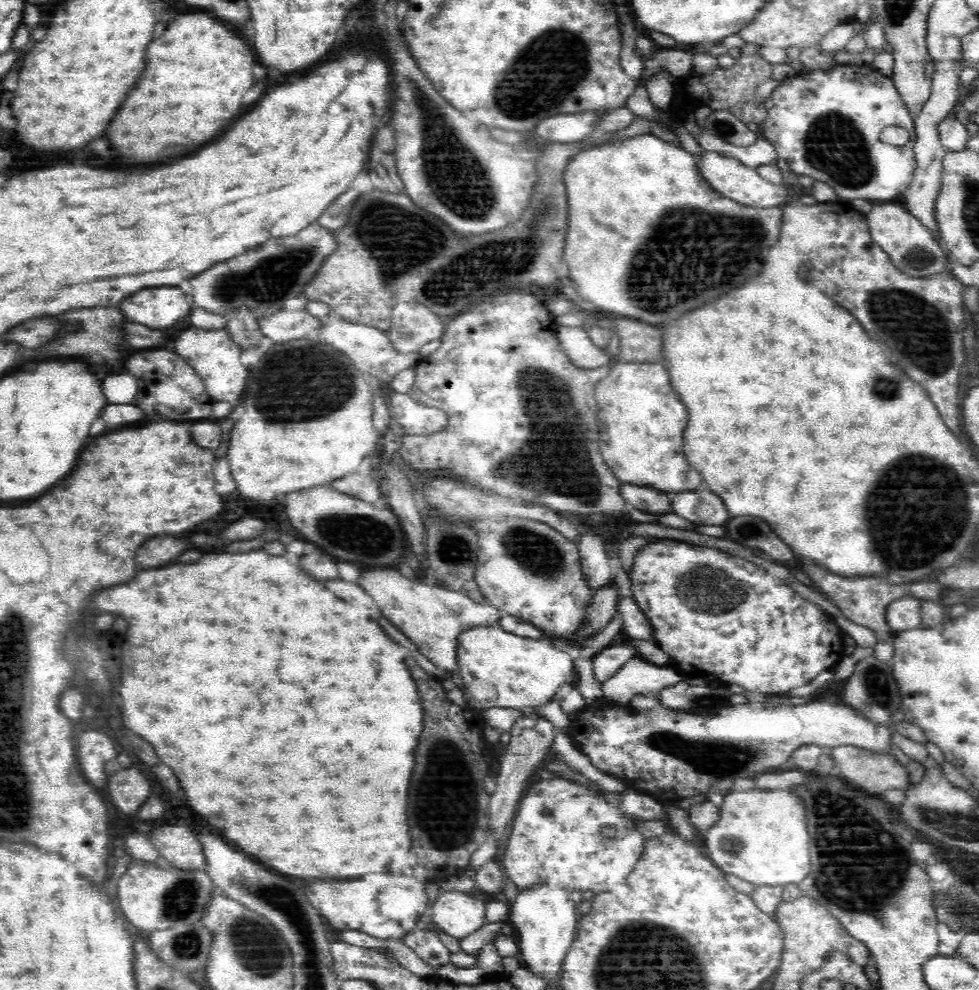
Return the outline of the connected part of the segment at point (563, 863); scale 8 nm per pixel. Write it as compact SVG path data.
M562 779L530 782L509 823L508 844L502 854L503 868L517 888L537 879L551 879L568 890L590 889L595 893L616 890L620 882L626 886L628 868L636 862L644 839L631 828L628 816L661 821L663 805L630 790L620 798L610 797L611 801L606 801Z

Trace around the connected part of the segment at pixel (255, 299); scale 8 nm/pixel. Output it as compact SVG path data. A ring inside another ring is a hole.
M314 221L296 234L268 238L236 255L236 258L216 262L212 268L193 276L190 280L191 302L218 314L230 314L238 304L247 304L256 310L266 304L284 303L287 298L298 297L305 292L307 284L315 280L315 274L323 268L324 261L342 245L334 230Z

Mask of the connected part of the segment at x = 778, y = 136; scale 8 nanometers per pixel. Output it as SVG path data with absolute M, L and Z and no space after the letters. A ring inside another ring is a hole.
M840 63L827 70L816 69L807 73L801 70L796 72L793 77L780 82L779 86L771 92L770 98L765 102L764 108L766 109L766 118L760 123L762 129L761 136L774 145L774 148L776 148L782 160L786 160L786 164L788 164L790 170L790 179L799 175L812 176L812 178L816 178L816 180L820 180L820 182L830 184L830 186L836 190L837 196L848 198L848 200L854 200L854 198L864 198L864 200L890 200L890 198L894 198L894 196L898 196L898 194L904 195L904 192L908 190L908 185L912 182L914 170L917 165L913 151L916 131L914 130L912 115L908 114L908 110L904 108L900 93L898 89L896 89L891 76L886 76L876 71L870 65L859 66L854 63ZM888 126L898 126L898 128L906 130L908 136L910 136L908 142L902 144L902 146L894 146L880 141L878 136L880 136L882 130L888 128Z

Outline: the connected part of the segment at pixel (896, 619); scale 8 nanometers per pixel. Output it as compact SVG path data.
M916 597L899 598L887 608L887 623L894 632L915 629L921 626L923 601Z

